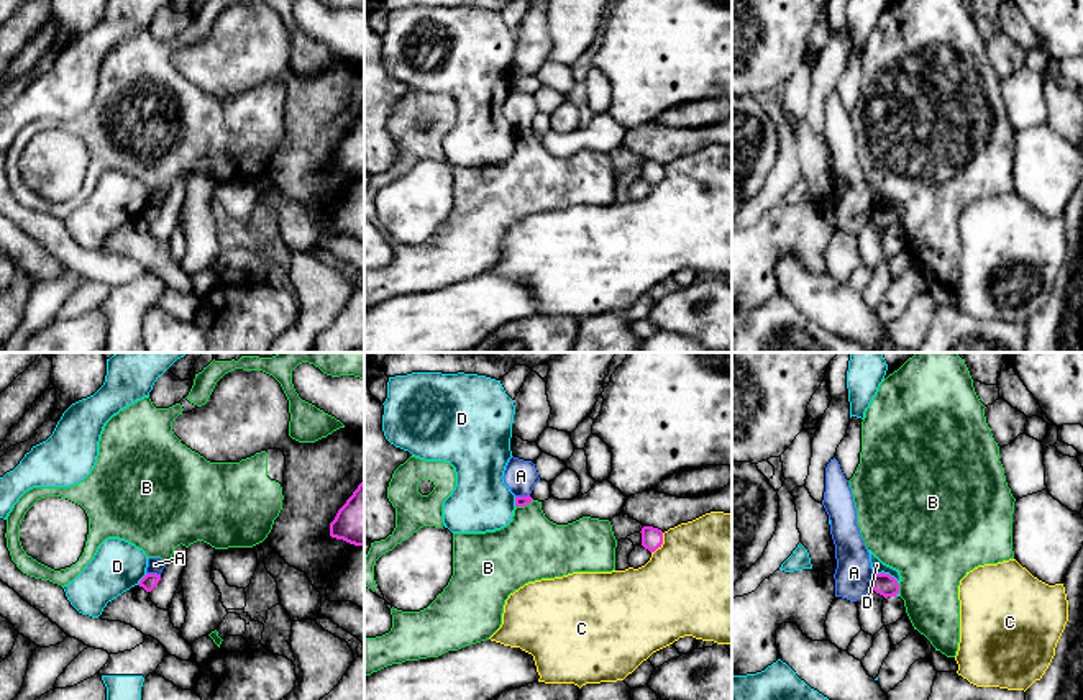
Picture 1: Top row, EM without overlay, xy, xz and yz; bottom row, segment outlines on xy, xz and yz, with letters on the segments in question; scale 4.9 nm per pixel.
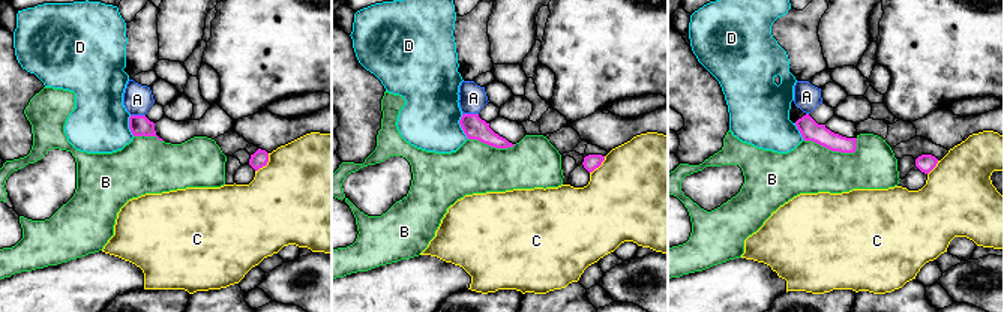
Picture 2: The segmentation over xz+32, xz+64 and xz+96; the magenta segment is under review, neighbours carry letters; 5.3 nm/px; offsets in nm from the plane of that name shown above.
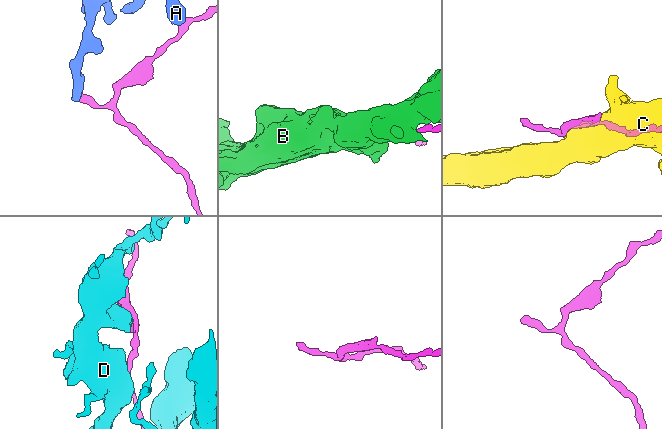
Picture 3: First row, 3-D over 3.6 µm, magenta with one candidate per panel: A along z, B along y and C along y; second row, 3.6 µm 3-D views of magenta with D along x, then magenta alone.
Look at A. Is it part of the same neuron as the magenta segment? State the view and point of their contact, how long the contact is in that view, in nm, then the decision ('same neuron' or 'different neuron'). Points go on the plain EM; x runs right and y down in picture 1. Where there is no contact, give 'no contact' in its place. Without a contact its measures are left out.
contact xy (153, 207); length 70 nm; different neuron

